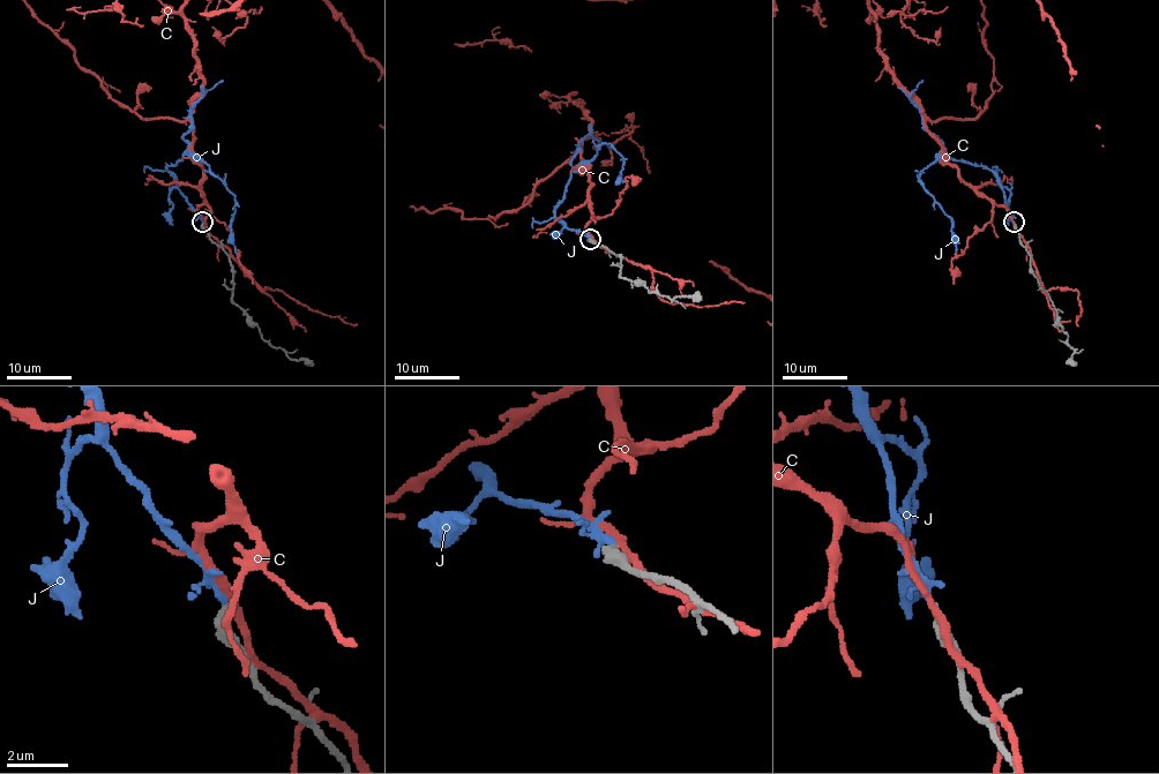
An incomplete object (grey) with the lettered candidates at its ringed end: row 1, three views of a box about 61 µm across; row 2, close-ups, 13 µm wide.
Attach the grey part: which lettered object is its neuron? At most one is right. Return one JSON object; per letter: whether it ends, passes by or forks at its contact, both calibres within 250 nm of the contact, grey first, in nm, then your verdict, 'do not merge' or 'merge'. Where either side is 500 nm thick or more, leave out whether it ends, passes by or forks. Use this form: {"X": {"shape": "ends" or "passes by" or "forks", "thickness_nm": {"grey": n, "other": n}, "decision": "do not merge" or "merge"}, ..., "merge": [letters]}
{"C": {"shape": "passes by", "thickness_nm": {"grey": 320, "other": 240}, "decision": "do not merge"}, "J": {"shape": "passes by", "thickness_nm": {"grey": 320, "other": 200}, "decision": "merge"}, "merge": ["J"]}

